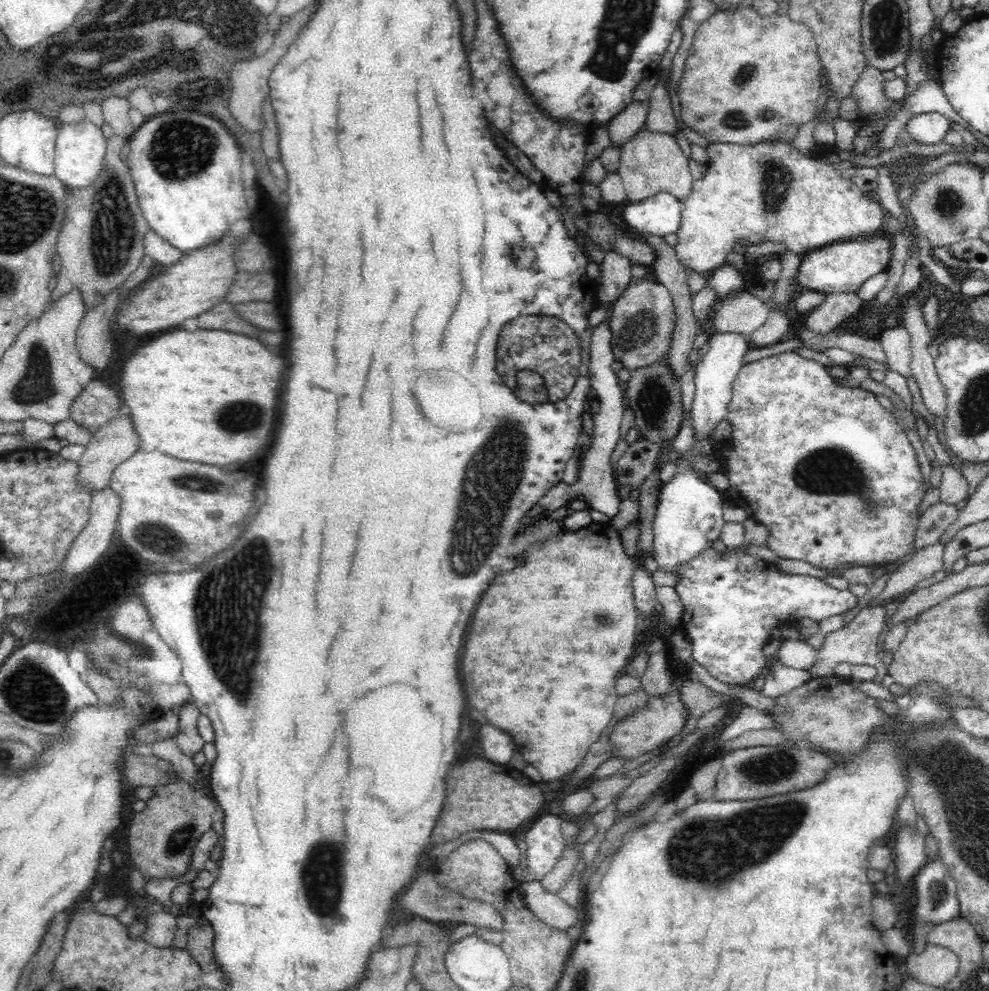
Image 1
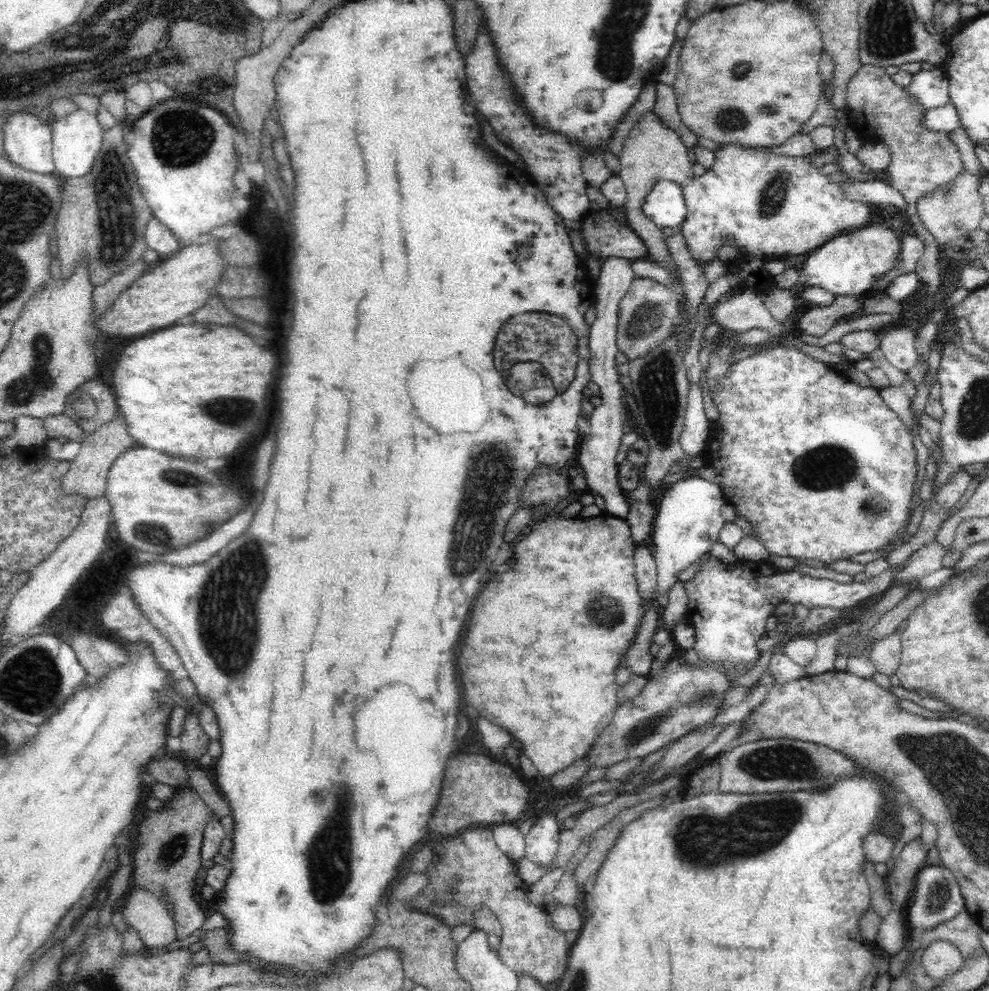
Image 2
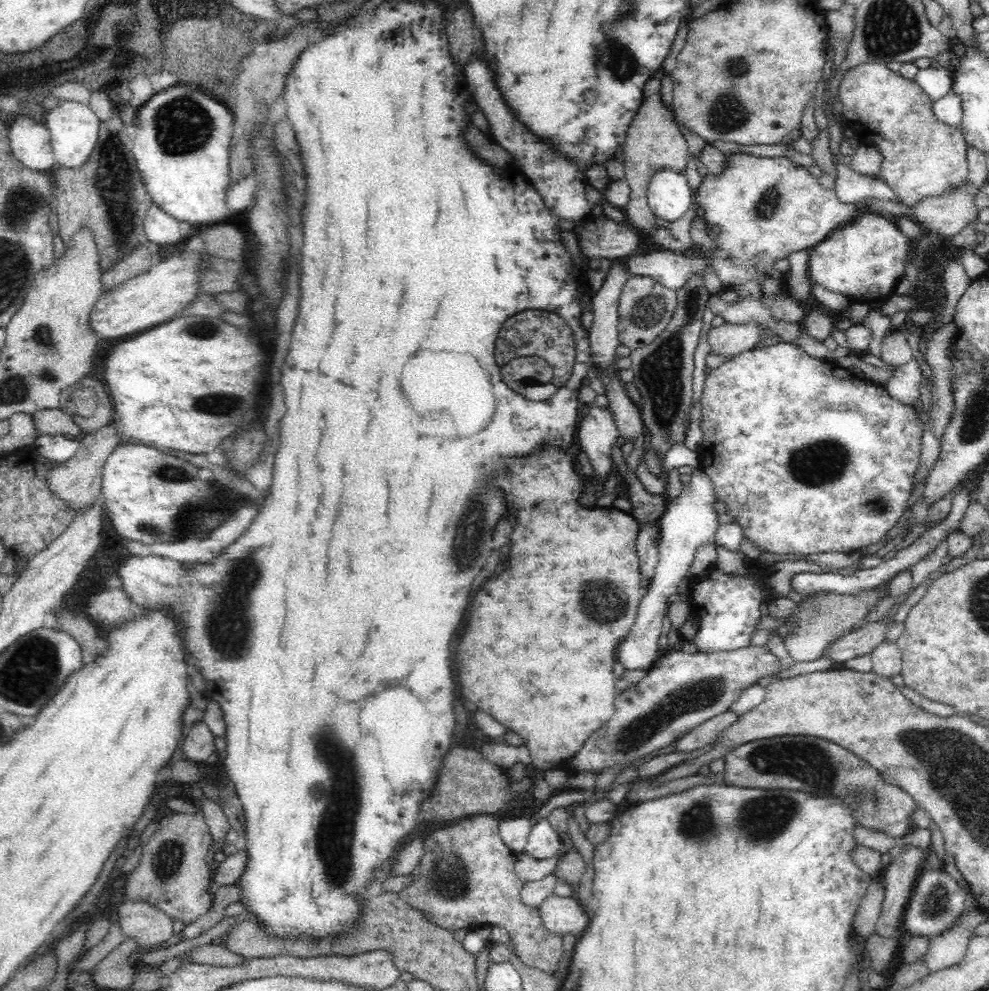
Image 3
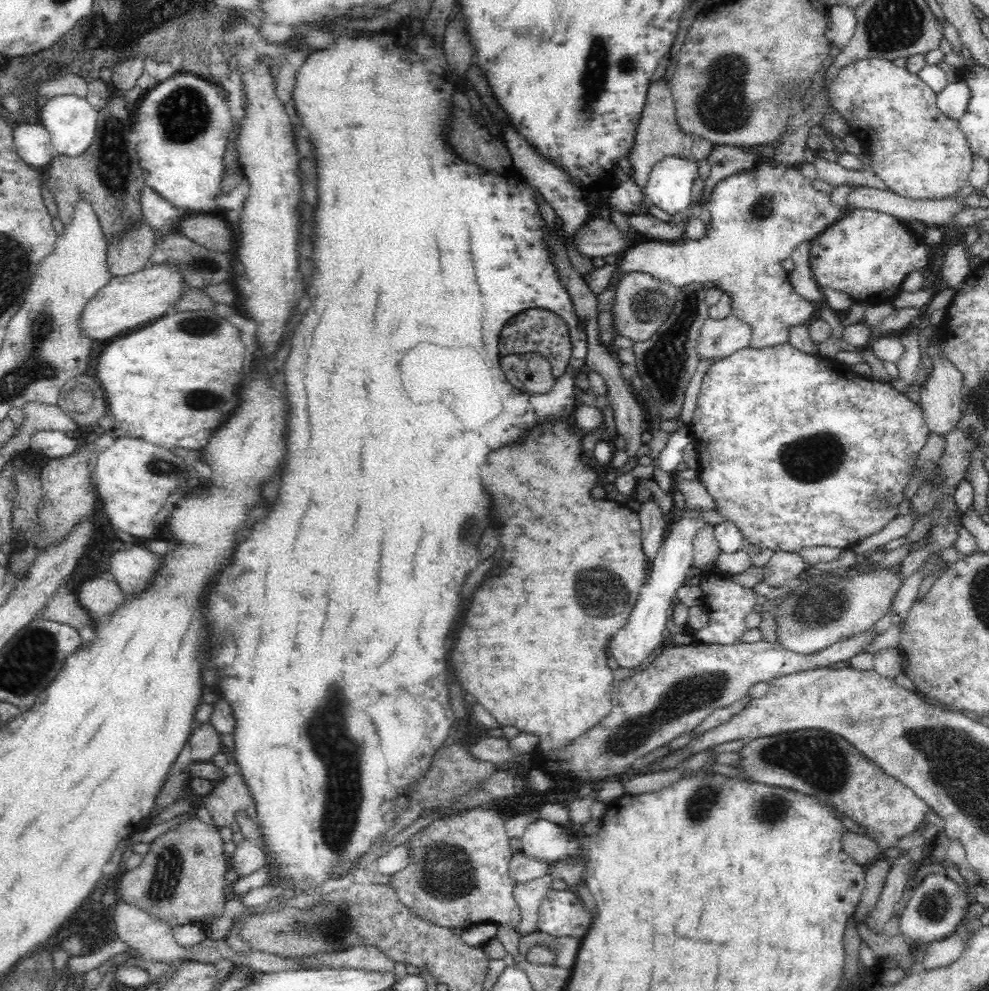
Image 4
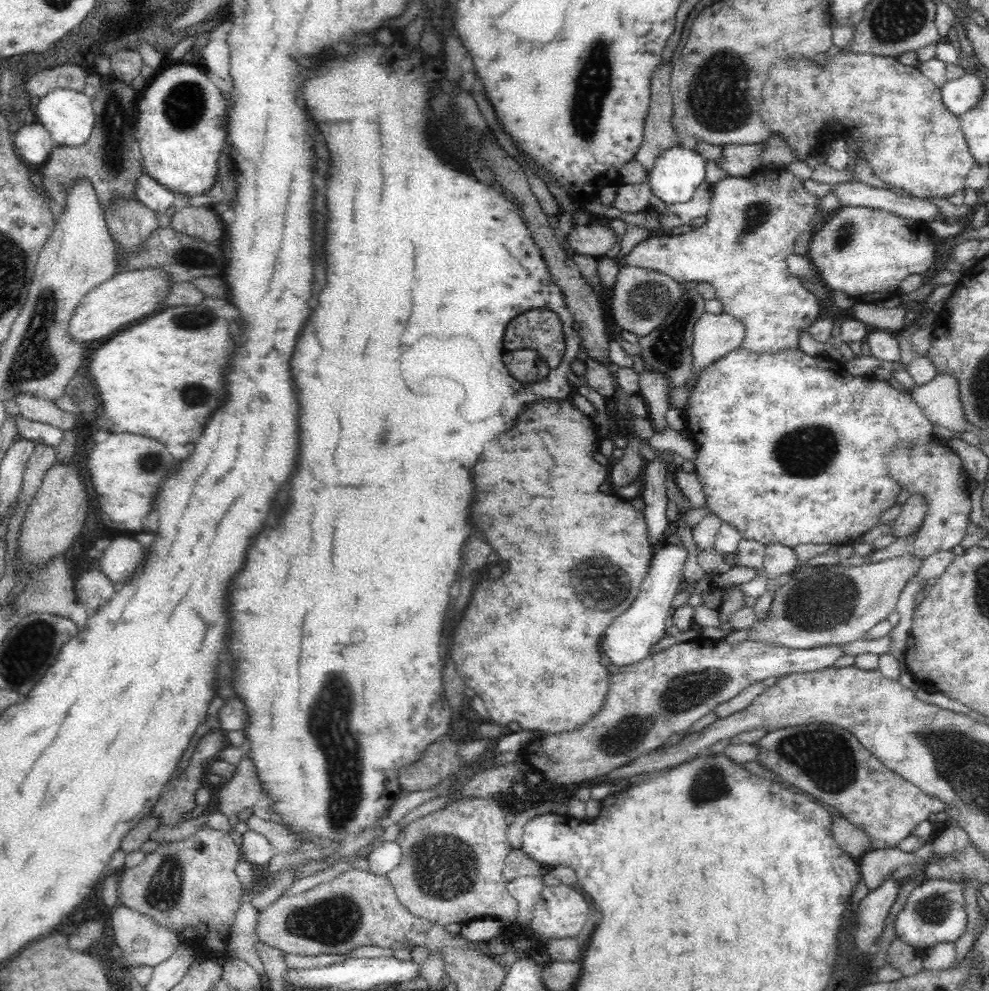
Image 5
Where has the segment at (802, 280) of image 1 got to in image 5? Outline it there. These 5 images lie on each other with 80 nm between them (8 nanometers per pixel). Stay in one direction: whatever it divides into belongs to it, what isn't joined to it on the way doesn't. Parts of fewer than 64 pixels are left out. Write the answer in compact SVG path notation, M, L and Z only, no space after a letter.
M842 206L837 211L834 211L832 216L828 218L818 231L813 235L812 242L810 242L810 249L808 258L811 261L812 267L815 269L817 276L821 279L823 285L828 290L838 290L845 292L851 298L854 298L856 302L861 304L876 304L881 301L886 301L893 296L899 294L899 284L911 274L922 275L932 266L934 262L934 252L936 252L936 246L934 246L934 240L930 238L930 232L928 232L928 240L924 240L922 236L926 234L926 228L922 222L914 222L914 219L907 219L900 217L899 215L892 214L892 211L872 209L870 207L853 207L853 206Z

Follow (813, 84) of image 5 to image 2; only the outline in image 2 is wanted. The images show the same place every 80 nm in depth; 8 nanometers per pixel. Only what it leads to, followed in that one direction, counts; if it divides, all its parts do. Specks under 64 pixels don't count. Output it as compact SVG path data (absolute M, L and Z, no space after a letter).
M862 65L849 79L844 111L849 124L856 130L862 143L874 144L883 142L889 150L892 162L888 166L889 185L899 190L907 202L906 216L910 228L915 230L917 237L924 242L925 249L918 262L937 262L939 247L936 240L926 230L916 211L916 200L924 193L930 193L936 186L952 181L963 169L958 156L958 147L948 139L943 131L928 131L923 126L923 112L916 103L912 103L908 91L894 84L884 67Z

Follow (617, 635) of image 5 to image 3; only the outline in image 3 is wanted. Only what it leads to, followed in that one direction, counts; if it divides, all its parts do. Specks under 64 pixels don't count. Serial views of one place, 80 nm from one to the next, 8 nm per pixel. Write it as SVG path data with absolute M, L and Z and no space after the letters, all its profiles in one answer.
M695 468L690 481L684 484L675 498L667 498L664 513L657 520L658 525L658 562L653 578L641 598L636 620L631 631L617 646L617 662L623 664L626 671L648 671L660 658L658 638L662 634L662 620L668 610L668 598L676 594L680 582L687 576L688 568L694 560L698 547L715 542L717 528L721 525L719 516L713 507L718 502L713 482L708 484L704 471Z

